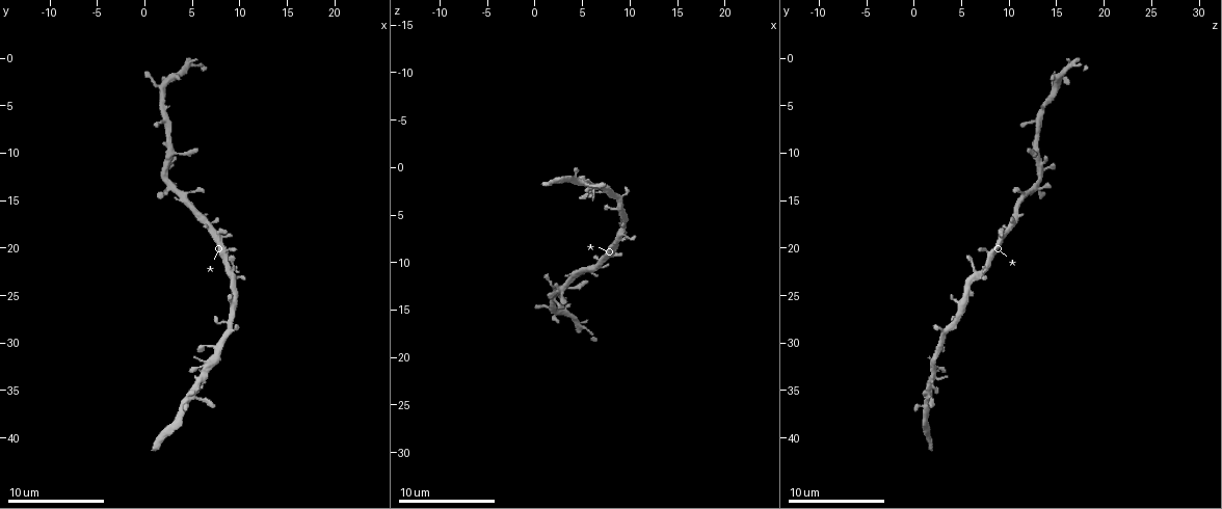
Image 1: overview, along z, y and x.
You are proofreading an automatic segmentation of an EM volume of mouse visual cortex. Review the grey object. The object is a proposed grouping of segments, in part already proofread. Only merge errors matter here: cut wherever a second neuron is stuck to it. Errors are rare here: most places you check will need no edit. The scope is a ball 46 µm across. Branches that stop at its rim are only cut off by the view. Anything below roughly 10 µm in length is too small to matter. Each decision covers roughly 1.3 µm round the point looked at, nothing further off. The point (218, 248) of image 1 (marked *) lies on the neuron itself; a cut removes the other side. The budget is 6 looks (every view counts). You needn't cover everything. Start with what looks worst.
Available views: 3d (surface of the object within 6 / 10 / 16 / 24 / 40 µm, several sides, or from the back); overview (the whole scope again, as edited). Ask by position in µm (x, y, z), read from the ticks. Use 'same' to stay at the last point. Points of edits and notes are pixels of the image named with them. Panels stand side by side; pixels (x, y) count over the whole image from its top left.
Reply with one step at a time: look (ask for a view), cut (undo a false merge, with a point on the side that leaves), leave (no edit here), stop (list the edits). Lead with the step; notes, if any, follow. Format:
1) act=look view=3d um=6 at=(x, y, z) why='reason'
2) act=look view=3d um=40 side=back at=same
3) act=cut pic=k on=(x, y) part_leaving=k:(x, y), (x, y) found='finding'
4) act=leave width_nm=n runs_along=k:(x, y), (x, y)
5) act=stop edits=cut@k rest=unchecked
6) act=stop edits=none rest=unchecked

act=look view=3d um=6 at=(9.4, 25.4, 5.6) why='narrows sharply'

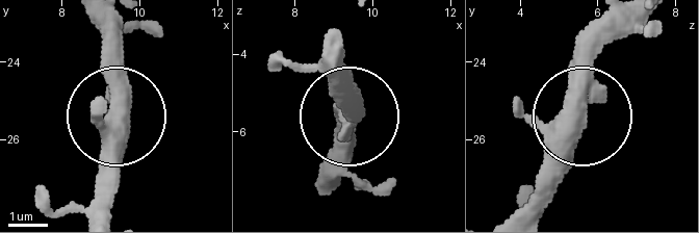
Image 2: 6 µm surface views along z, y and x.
act=look view=3d um=6 side=back at=(9.50, 25.70, 5.50)

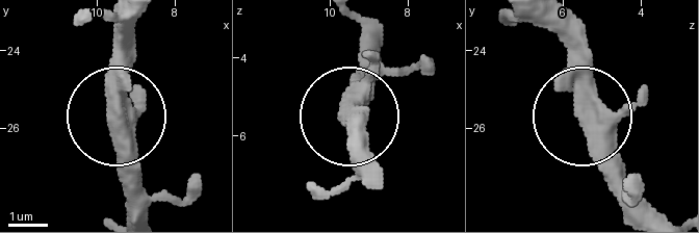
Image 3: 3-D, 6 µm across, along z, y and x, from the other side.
act=leave arms=3 runs_along=3:(138, 18), (122, 48), (115, 118), (122, 203) found='all the same neuron'

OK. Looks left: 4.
act=look view=3d um=16 at=(5.2, 15.6, 10.8) why='a narrow waist'

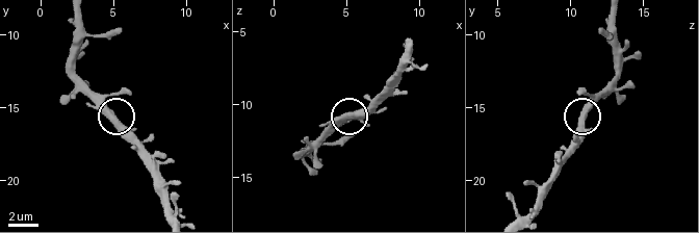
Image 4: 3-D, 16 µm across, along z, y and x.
act=leave runs_along=4:(154, 180), (150, 159), (96, 94) found='one neuron here'

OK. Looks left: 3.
act=look view=3d um=10 at=(7.0, 32.6, 1.8) why='four arms meet'

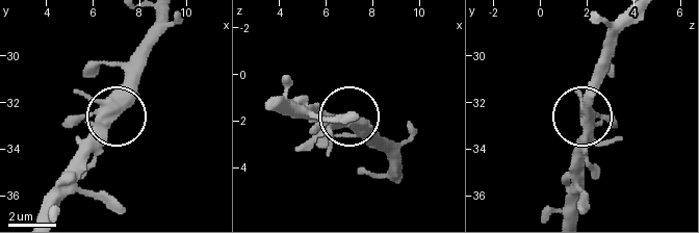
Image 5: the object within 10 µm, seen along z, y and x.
act=leave arms=4 found='one neuron here'

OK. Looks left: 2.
act=stop edits=none rest=unchecked

